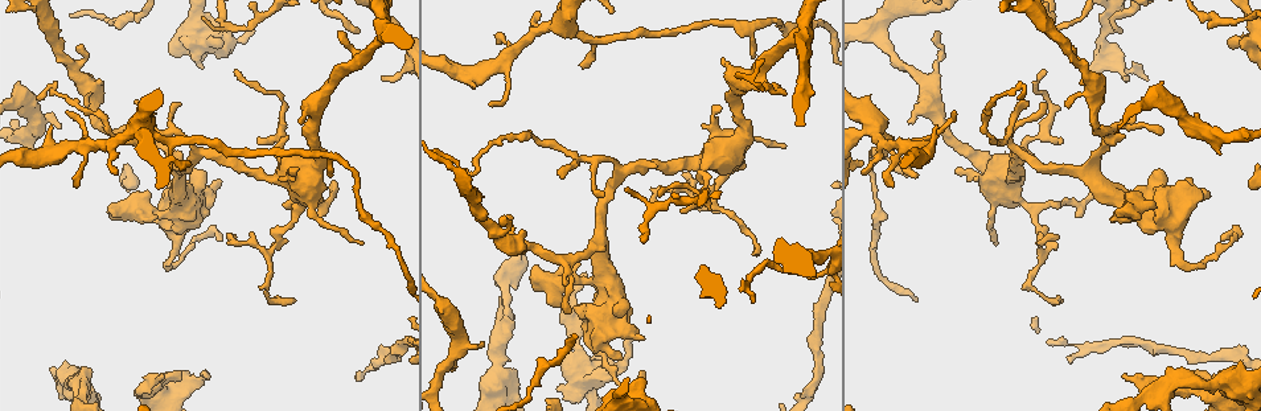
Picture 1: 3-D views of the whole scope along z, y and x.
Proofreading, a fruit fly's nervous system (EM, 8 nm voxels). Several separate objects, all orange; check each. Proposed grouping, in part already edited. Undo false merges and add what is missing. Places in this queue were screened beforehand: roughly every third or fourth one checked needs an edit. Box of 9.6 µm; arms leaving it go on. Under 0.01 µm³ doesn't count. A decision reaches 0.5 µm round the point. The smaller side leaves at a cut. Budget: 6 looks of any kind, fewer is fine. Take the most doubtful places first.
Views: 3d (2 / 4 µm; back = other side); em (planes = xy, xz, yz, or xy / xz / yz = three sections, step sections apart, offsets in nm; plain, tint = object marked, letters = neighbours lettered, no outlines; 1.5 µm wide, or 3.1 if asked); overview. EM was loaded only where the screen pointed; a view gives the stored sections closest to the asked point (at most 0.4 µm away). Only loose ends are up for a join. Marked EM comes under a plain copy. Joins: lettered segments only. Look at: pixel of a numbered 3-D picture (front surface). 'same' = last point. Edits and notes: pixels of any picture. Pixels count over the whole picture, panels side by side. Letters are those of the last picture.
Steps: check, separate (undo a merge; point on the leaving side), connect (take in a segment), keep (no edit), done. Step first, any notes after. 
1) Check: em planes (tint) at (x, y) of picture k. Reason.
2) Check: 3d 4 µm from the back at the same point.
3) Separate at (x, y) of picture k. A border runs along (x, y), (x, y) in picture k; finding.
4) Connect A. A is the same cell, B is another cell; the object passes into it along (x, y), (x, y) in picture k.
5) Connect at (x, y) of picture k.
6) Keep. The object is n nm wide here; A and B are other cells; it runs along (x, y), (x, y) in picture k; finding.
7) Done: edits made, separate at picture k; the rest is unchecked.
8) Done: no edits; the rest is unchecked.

Check: em xy step 4 (tint) at (117, 173) of picture 1. Free end.

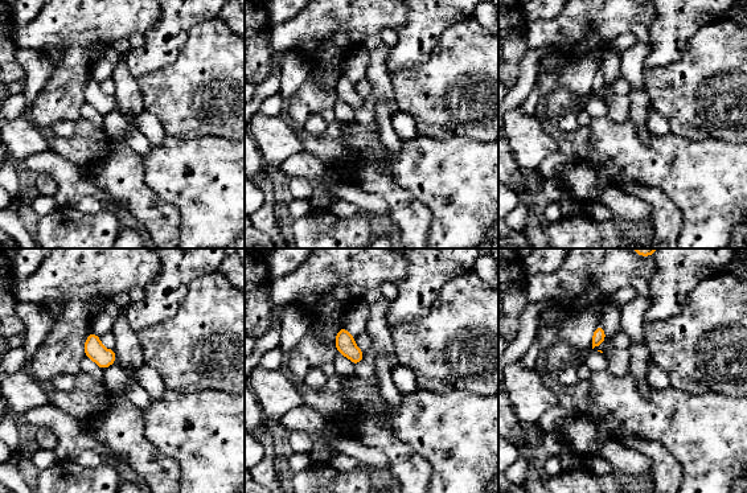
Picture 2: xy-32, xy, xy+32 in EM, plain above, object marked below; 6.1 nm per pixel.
Check: em planes (letters) at the same point. Cut it another way.

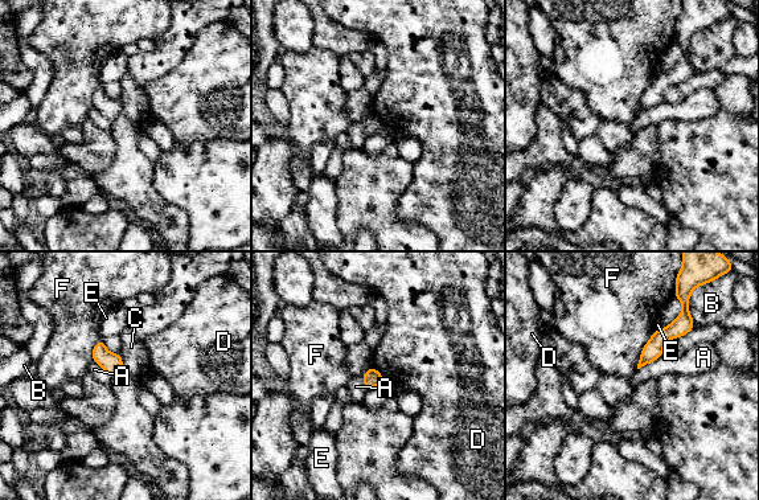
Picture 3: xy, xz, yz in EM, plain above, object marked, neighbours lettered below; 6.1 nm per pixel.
Keep. The object is 110 nm wide here; A, B, C, D, E and F are other cells; a border runs along (373, 365), (385, 381) in picture 3; no lettered segment goes on from it.

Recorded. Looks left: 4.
Check: 3d 4 µm at (332, 176) of picture 1. Tapers out.

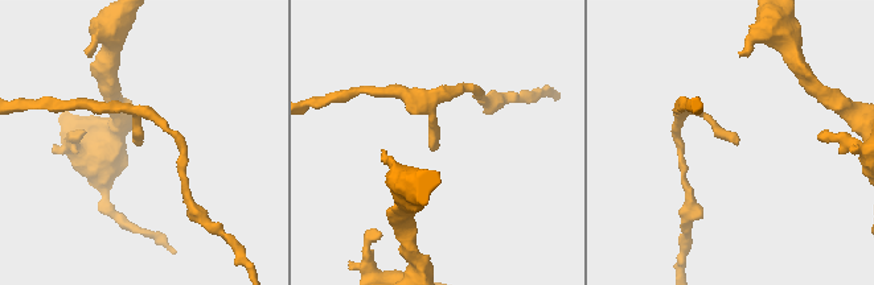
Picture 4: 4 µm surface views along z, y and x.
Check: em planes (letters) at (140, 143) of picture 4. Need the tissue.

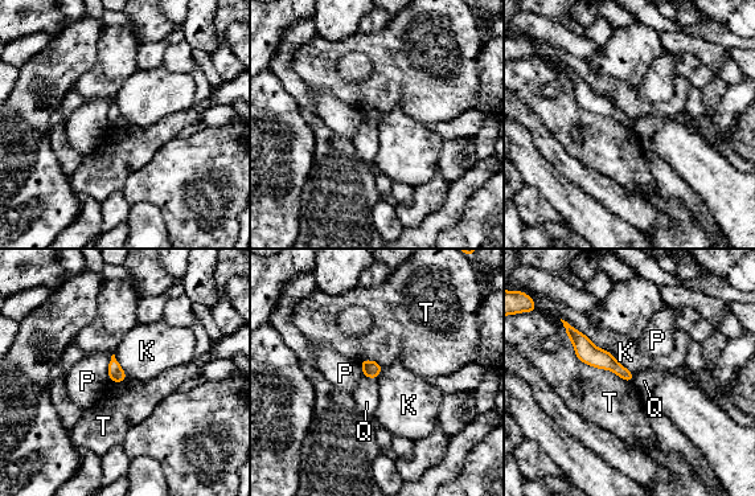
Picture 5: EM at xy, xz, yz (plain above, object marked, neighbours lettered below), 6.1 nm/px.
Keep. The object is 100 nm wide here; K, P, Q and T are other cells; a border runs along (559, 319), (634, 374) in picture 5; no lettered segment goes on from it.

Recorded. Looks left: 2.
Check: em planes (tint) at (1034, 287) of picture 1.

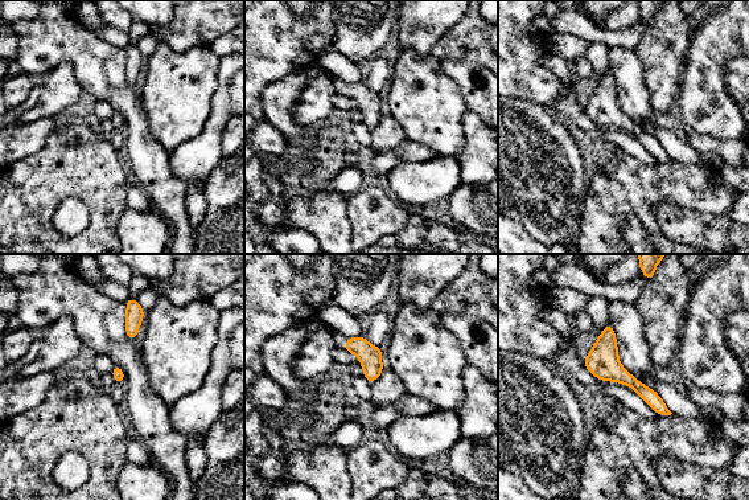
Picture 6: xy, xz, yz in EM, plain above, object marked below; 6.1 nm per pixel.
Check: em planes (letters) at the same point. What lies round it.

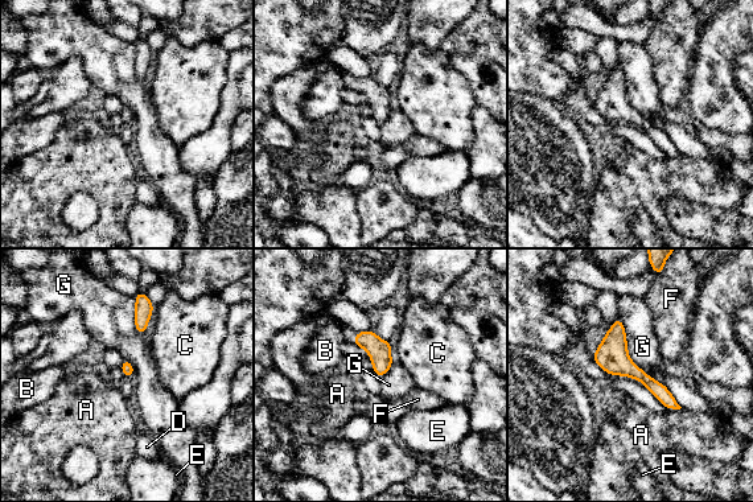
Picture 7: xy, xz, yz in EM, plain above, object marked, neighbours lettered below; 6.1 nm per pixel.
Keep. A, B, C, D, E, F and G are other cells; a border runs along (618, 316), (626, 353), (642, 371) in picture 7; all the same neuron.

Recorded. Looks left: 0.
Done: no edits; the rest is unchecked.

